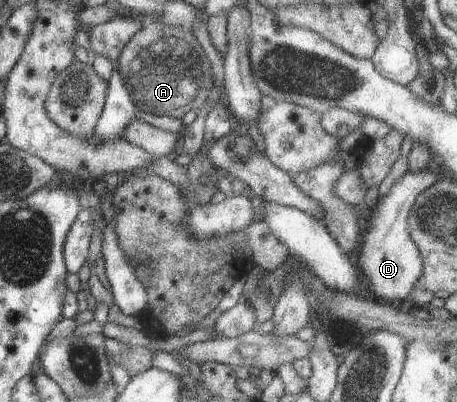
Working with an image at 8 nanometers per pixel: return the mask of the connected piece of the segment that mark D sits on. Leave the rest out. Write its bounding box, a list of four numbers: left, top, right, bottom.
[357,168,441,303]

